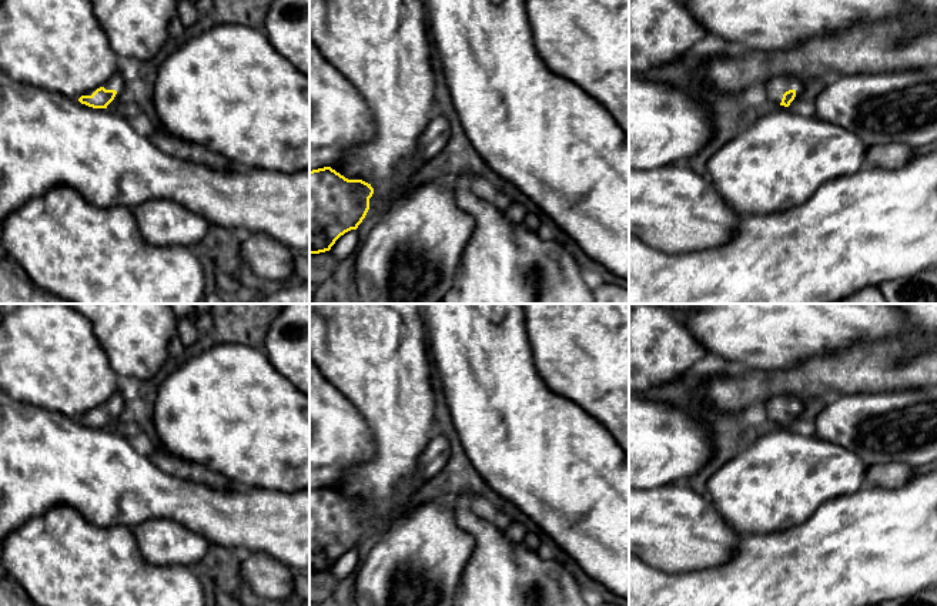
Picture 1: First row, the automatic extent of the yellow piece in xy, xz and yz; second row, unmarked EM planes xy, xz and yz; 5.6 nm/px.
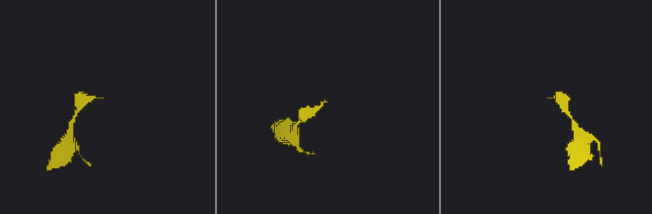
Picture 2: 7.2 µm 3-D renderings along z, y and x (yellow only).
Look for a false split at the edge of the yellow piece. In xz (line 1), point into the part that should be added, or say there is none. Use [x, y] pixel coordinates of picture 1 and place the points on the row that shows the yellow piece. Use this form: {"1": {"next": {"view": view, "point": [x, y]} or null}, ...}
{"1": {"next": null}}

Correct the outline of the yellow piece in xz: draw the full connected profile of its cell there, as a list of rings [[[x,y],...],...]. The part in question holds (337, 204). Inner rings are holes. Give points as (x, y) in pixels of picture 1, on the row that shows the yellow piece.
[[[331,167],[309,171],[309,254],[329,251],[335,241],[357,230],[369,210],[371,184],[348,180]]]

